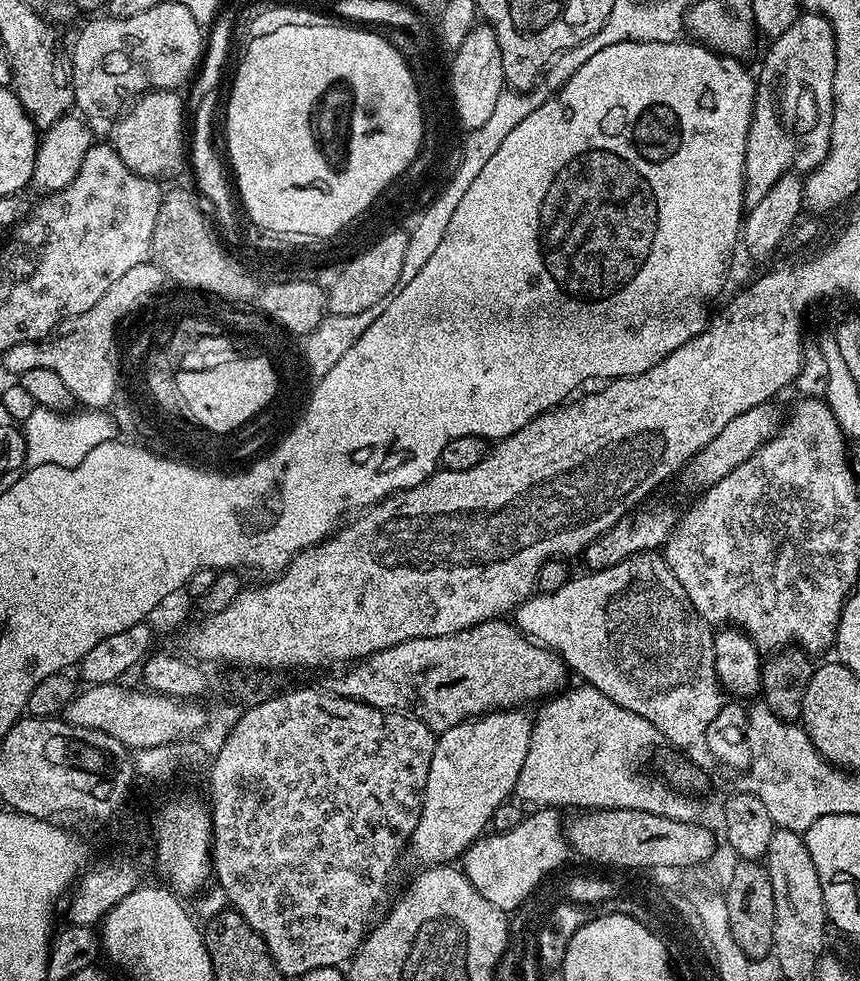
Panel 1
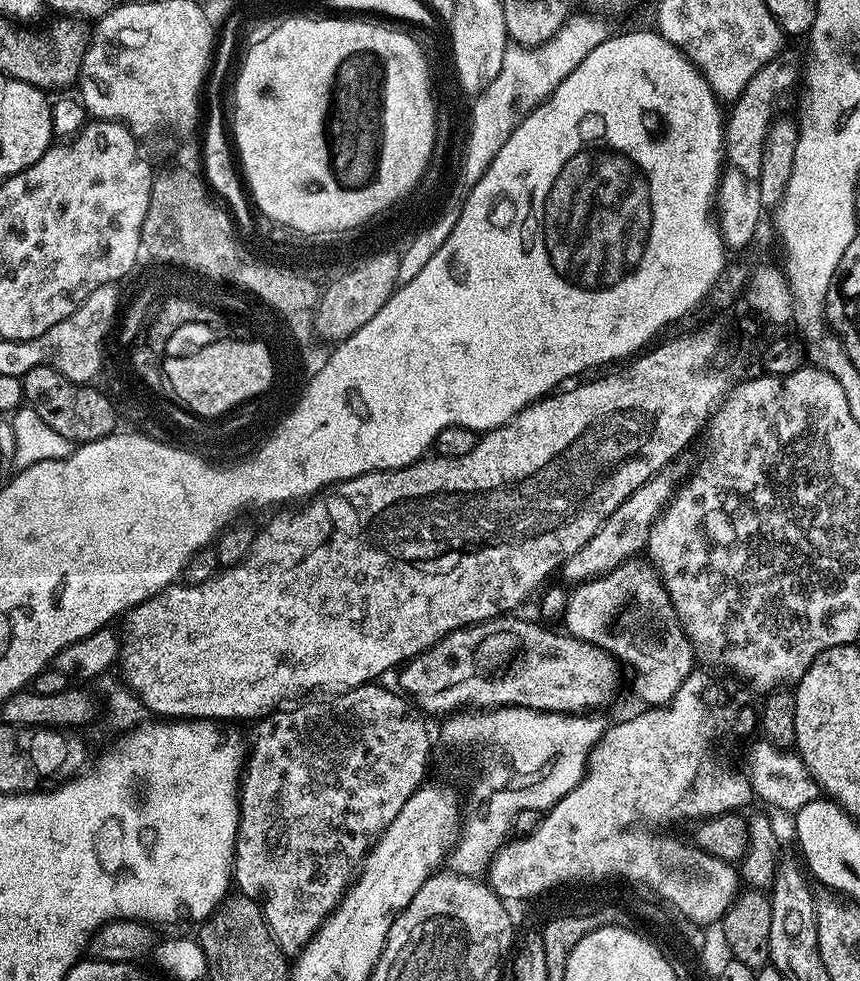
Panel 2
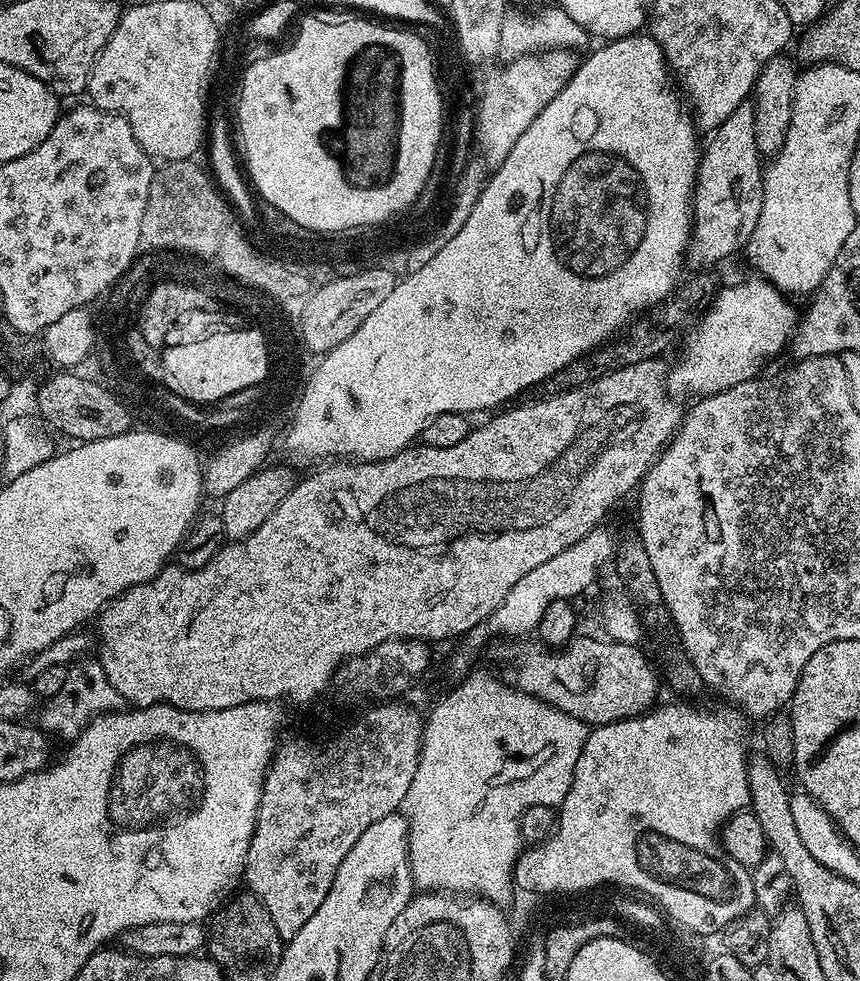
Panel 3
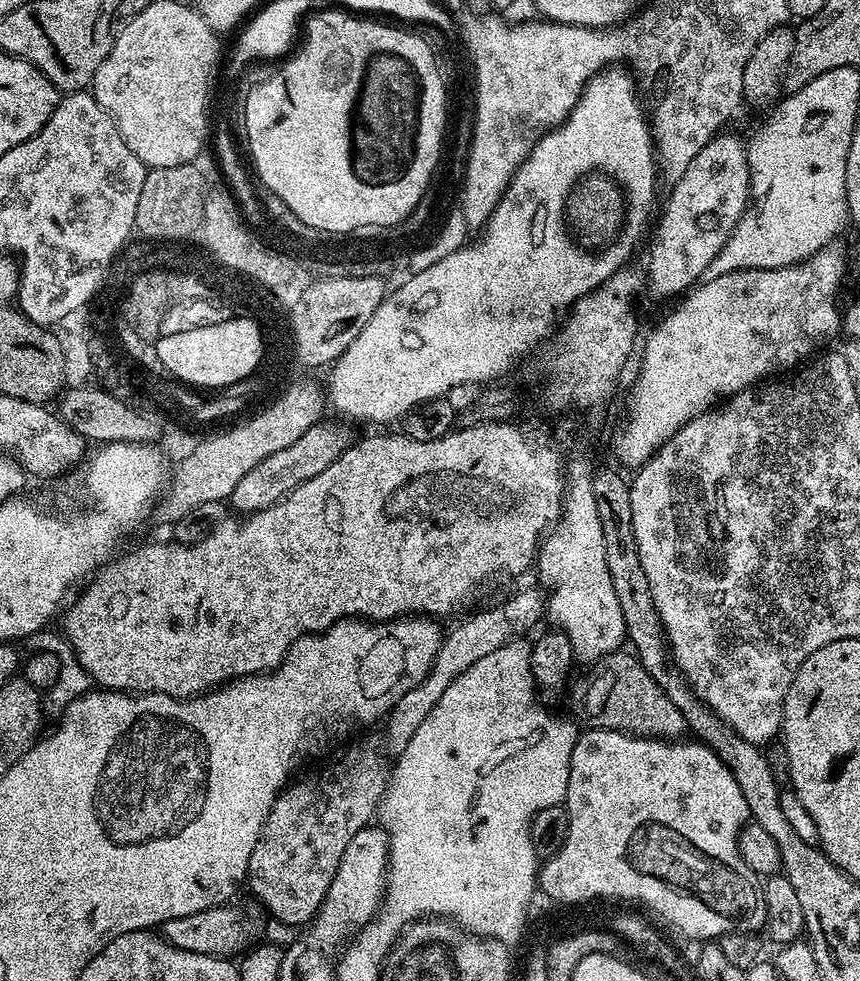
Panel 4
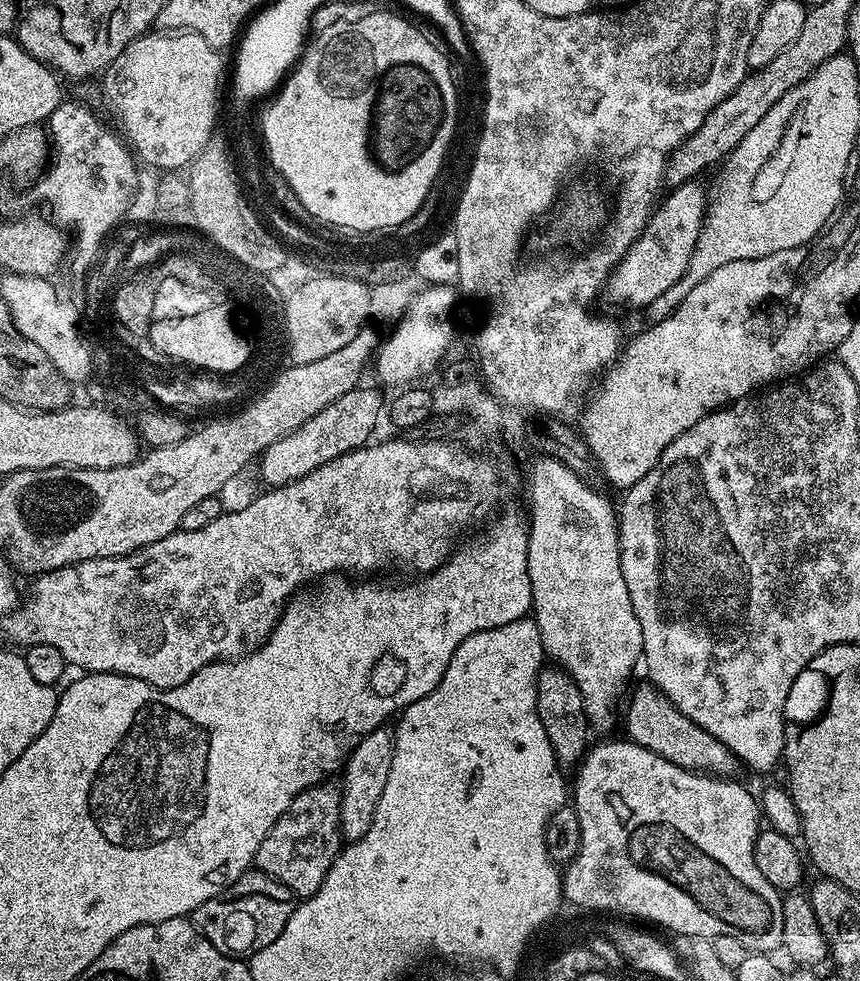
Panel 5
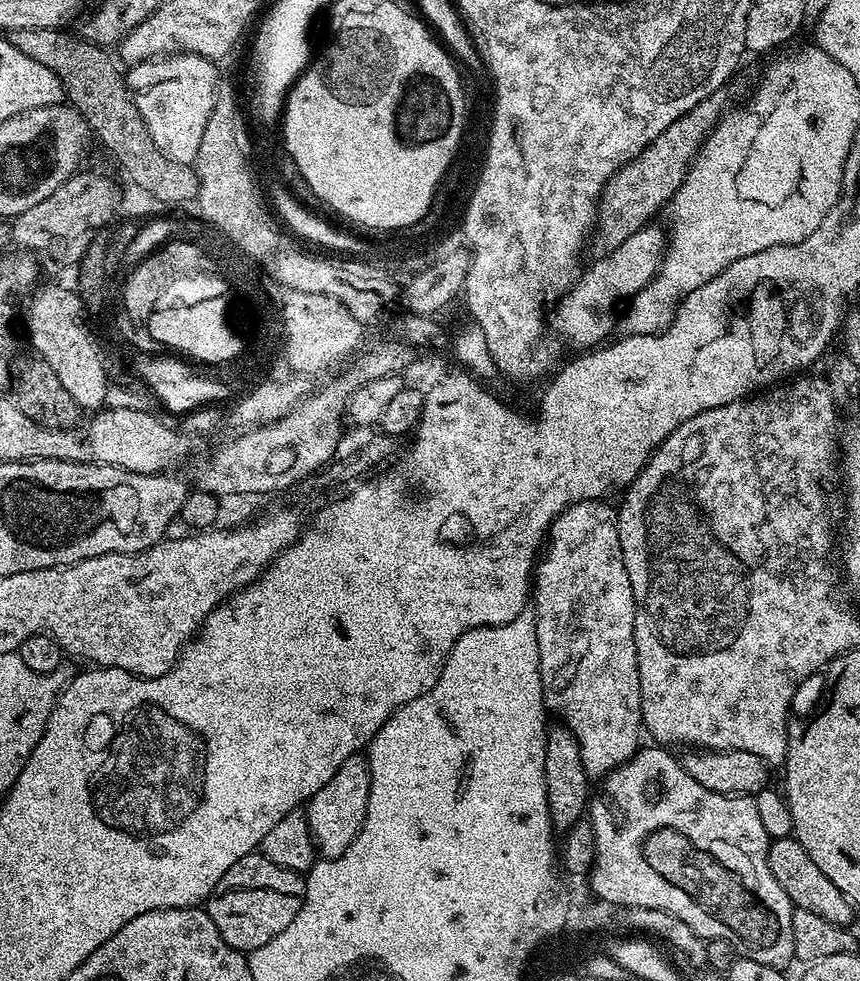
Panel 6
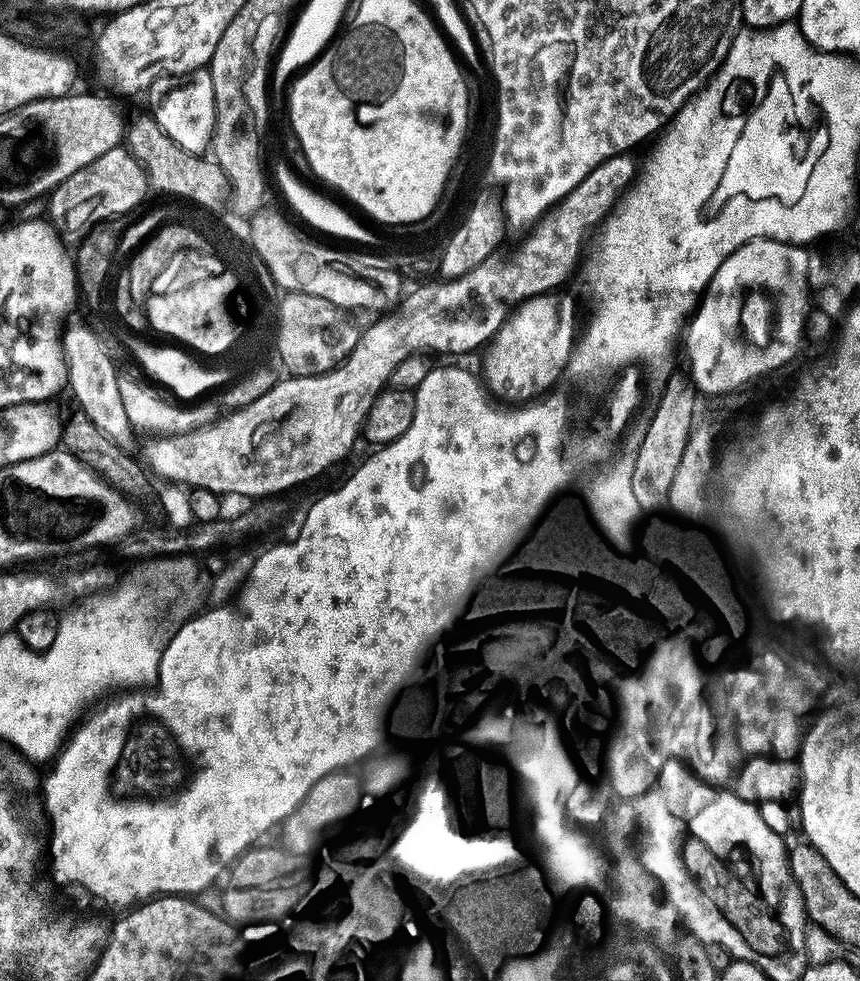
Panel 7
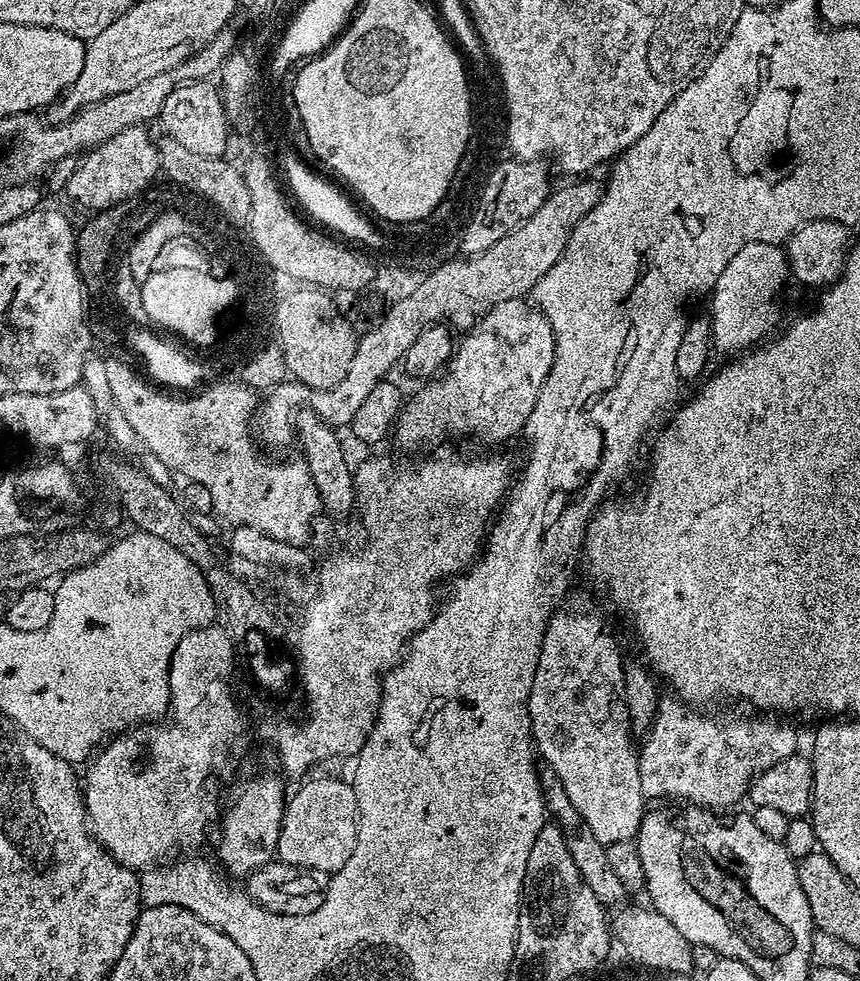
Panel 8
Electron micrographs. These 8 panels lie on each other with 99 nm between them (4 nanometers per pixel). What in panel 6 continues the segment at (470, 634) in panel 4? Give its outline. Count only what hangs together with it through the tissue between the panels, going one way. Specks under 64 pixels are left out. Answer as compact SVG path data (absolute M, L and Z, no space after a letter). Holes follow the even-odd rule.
M354 755L336 771L334 778L330 778L330 782L326 782L326 786L322 786L322 790L318 790L318 794L314 794L308 801L308 825L321 857L341 856L350 846L350 842L354 842L354 838L364 826L371 785L372 770L367 759Z

